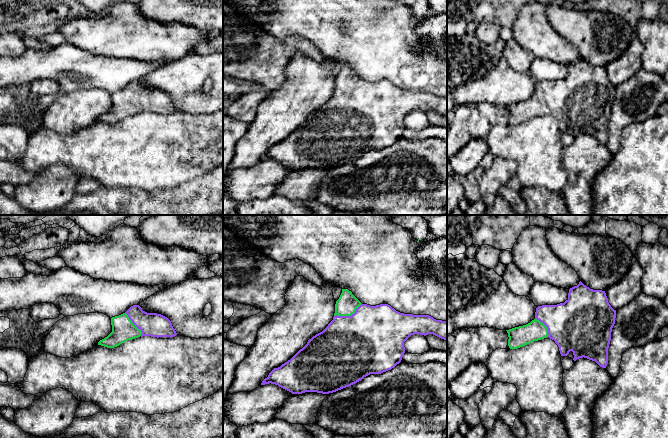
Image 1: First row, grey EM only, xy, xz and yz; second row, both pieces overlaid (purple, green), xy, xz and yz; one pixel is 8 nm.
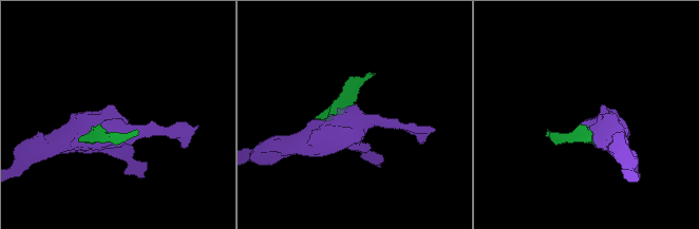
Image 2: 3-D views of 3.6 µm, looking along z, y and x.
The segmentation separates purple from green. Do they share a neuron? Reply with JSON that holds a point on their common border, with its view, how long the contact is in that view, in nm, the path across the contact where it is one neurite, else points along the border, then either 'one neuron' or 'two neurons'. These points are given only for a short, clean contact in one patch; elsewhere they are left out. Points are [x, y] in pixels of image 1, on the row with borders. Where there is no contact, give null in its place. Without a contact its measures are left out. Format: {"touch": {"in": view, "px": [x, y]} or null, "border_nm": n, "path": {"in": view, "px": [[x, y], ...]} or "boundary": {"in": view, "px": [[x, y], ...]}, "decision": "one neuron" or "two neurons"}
{"touch": {"in": "xz", "px": [348, 316]}, "border_nm": 240, "decision": "one neuron"}

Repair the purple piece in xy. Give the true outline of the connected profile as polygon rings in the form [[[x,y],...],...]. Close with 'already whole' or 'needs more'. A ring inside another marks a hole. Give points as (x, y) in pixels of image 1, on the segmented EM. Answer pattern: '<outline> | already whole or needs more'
[[[139,305],[131,306],[125,313],[111,318],[112,332],[98,345],[114,348],[138,337],[174,337],[177,335],[171,321],[157,313],[147,313]]] | needs more

